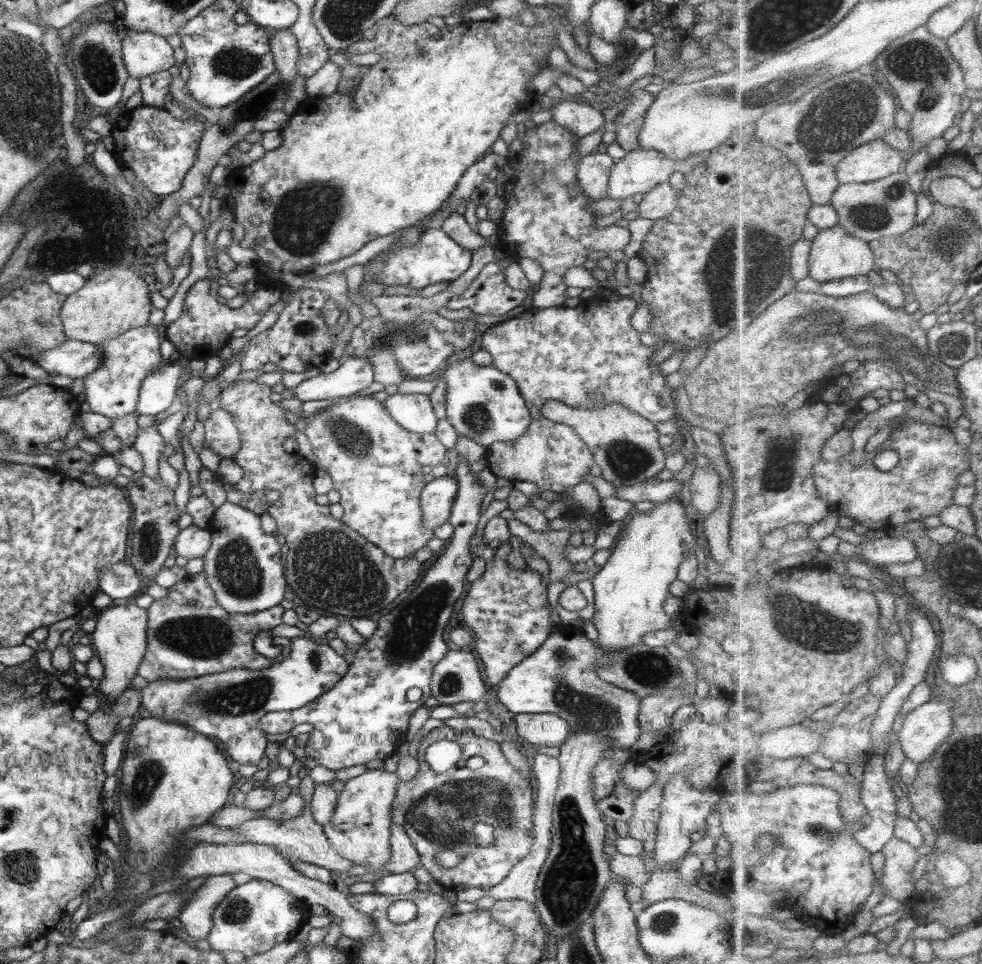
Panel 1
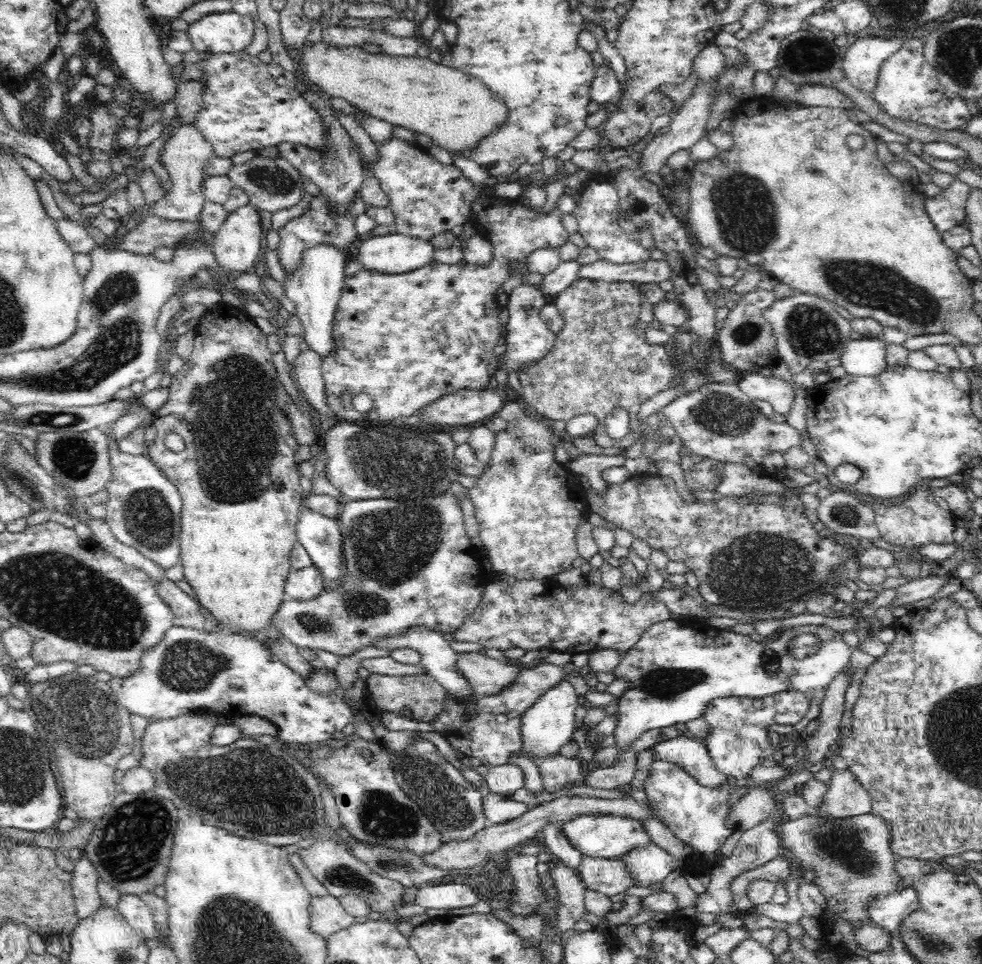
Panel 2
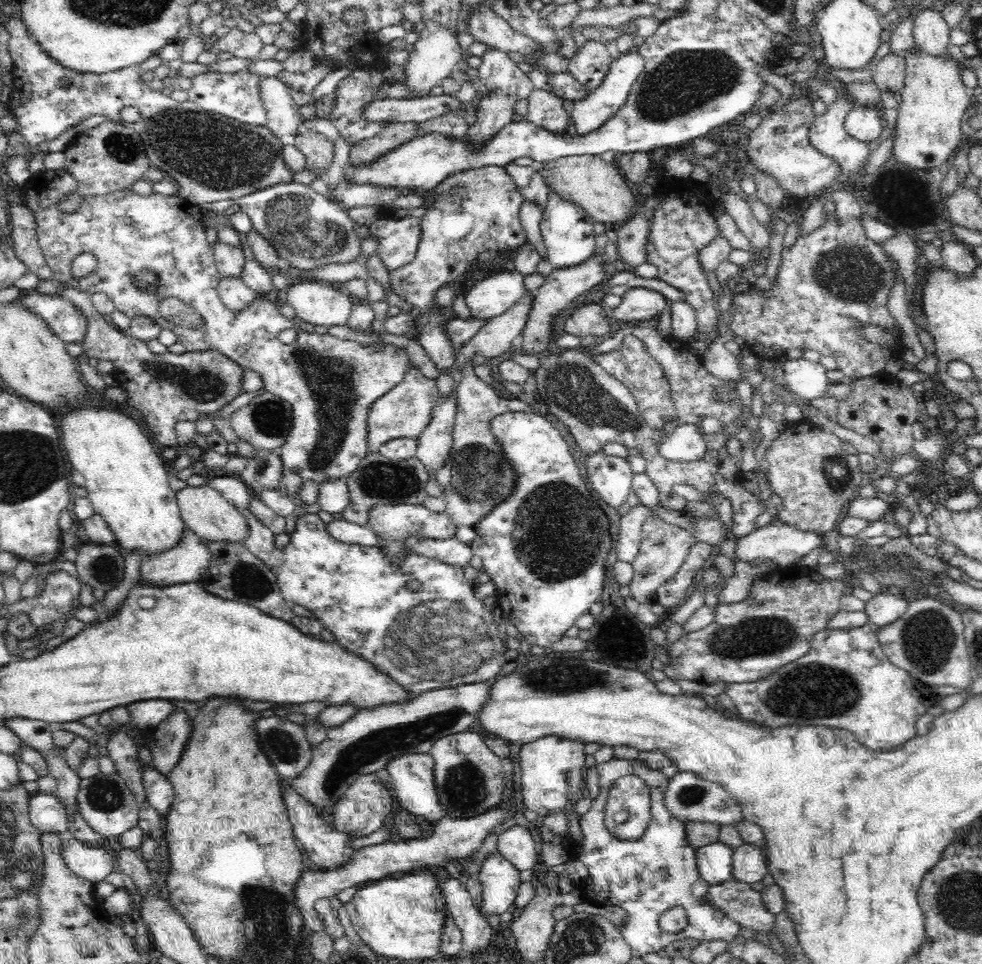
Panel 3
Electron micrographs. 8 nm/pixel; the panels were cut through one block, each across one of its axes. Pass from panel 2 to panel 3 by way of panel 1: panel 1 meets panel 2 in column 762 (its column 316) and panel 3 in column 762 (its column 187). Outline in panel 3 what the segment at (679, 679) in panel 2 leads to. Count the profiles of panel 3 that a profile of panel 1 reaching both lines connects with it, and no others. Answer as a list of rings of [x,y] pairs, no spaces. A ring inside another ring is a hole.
[[[870,623],[851,630],[822,630],[810,641],[808,652],[794,662],[756,682],[726,685],[725,693],[736,705],[735,715],[745,722],[773,729],[792,725],[842,728],[854,733],[858,742],[873,751],[890,751],[903,745],[917,735],[916,720],[939,699],[930,686],[889,661],[876,632],[878,628]]]

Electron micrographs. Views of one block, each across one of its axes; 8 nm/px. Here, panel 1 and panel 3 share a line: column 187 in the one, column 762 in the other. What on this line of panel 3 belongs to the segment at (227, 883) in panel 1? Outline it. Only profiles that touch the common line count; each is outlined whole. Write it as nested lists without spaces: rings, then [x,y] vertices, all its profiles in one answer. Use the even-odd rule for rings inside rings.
[[[732,877],[722,884],[710,885],[705,900],[715,904],[722,914],[744,928],[759,930],[766,935],[769,932],[775,934],[776,914],[772,914],[762,902],[761,892],[752,889],[750,885]]]

